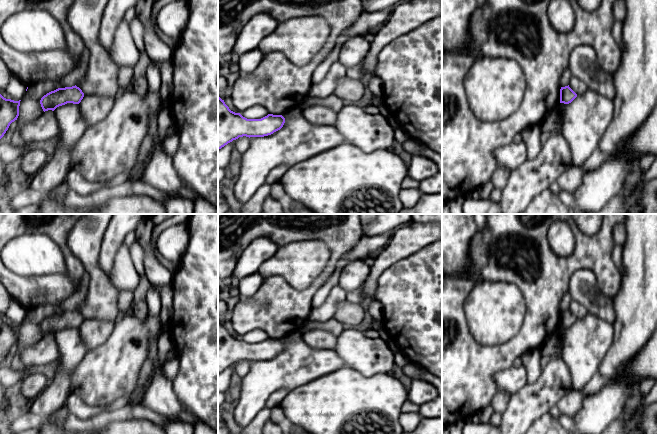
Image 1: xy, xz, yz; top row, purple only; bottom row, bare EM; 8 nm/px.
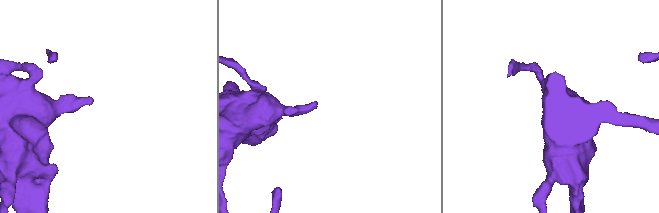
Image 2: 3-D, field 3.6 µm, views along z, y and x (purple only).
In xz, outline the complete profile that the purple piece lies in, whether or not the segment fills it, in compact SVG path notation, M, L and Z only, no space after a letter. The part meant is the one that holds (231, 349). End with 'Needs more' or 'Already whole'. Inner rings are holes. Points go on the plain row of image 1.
M218 320L218 374L238 363L239 361L264 361L273 358L280 354L285 347L285 342L282 339L268 338L261 343L247 343L240 337L235 337L229 333Z. Already whole

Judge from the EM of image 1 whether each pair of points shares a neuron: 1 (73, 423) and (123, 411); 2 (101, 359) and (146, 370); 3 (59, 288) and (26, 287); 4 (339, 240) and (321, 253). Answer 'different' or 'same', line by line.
1: same
2: different
3: same
4: different

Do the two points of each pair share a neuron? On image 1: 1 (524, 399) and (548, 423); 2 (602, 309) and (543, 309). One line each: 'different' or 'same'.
1: different
2: different

